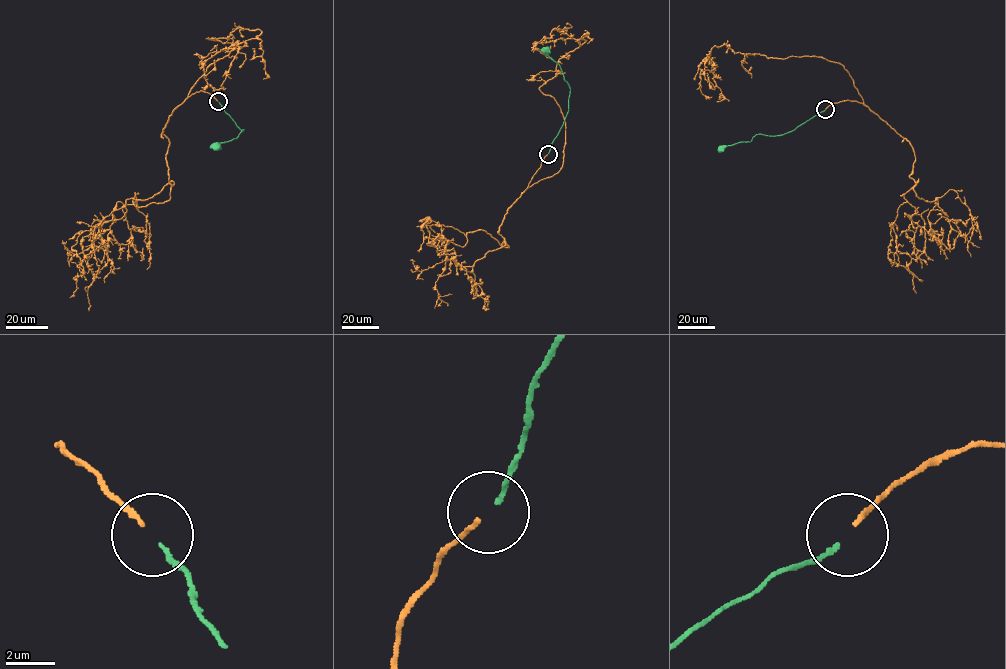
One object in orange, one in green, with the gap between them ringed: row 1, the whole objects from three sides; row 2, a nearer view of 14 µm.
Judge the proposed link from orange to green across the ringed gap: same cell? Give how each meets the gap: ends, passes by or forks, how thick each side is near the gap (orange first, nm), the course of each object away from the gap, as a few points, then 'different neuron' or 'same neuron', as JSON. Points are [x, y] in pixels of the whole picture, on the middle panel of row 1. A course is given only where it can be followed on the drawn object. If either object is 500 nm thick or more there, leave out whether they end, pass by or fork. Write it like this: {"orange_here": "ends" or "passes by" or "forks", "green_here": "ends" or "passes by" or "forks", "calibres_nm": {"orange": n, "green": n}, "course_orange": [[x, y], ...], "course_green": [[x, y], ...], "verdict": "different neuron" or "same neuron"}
{"orange_here": "ends", "green_here": "ends", "calibres_nm": {"orange": 180, "green": 170}, "course_orange": [[547, 155], [522, 193], [561, 167], [566, 122], [539, 87], [586, 41], [534, 43], [542, 53], [551, 46]], "course_green": [[548, 153], [568, 112], [570, 94], [560, 67], [547, 50]], "verdict": "same neuron"}

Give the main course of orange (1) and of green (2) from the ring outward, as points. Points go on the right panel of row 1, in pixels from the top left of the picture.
1: (826, 109), (864, 104), (841, 65), (726, 45), (709, 55), (724, 98), (717, 102)
2: (824, 110), (783, 134), (757, 134), (750, 141), (721, 148)

